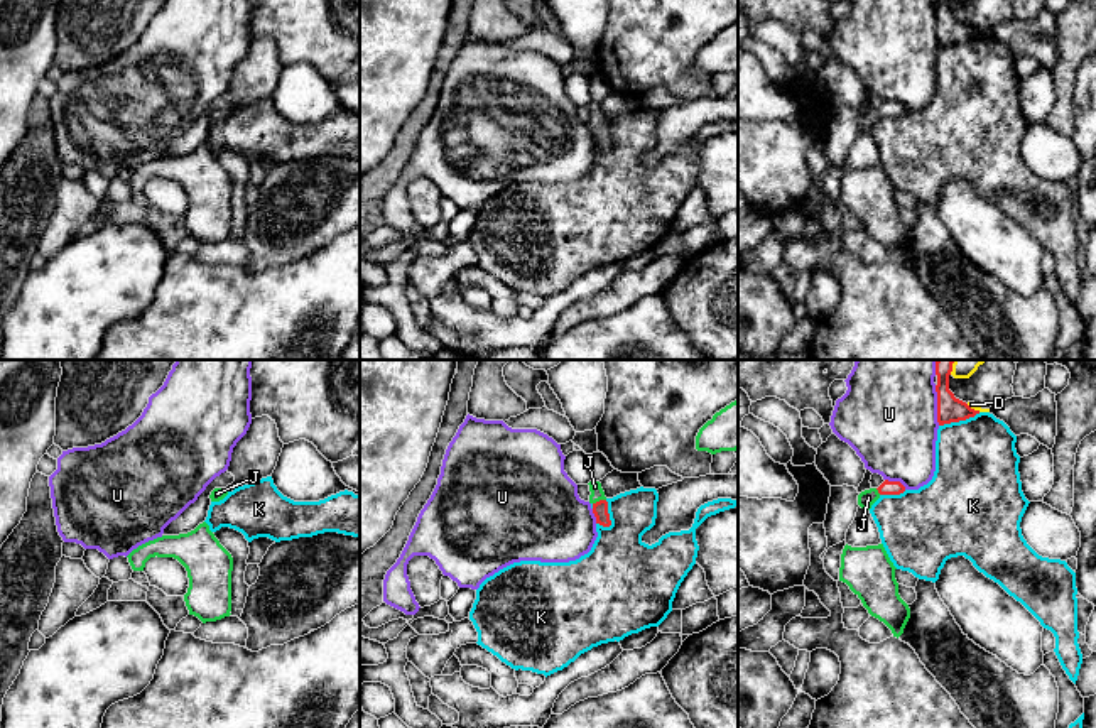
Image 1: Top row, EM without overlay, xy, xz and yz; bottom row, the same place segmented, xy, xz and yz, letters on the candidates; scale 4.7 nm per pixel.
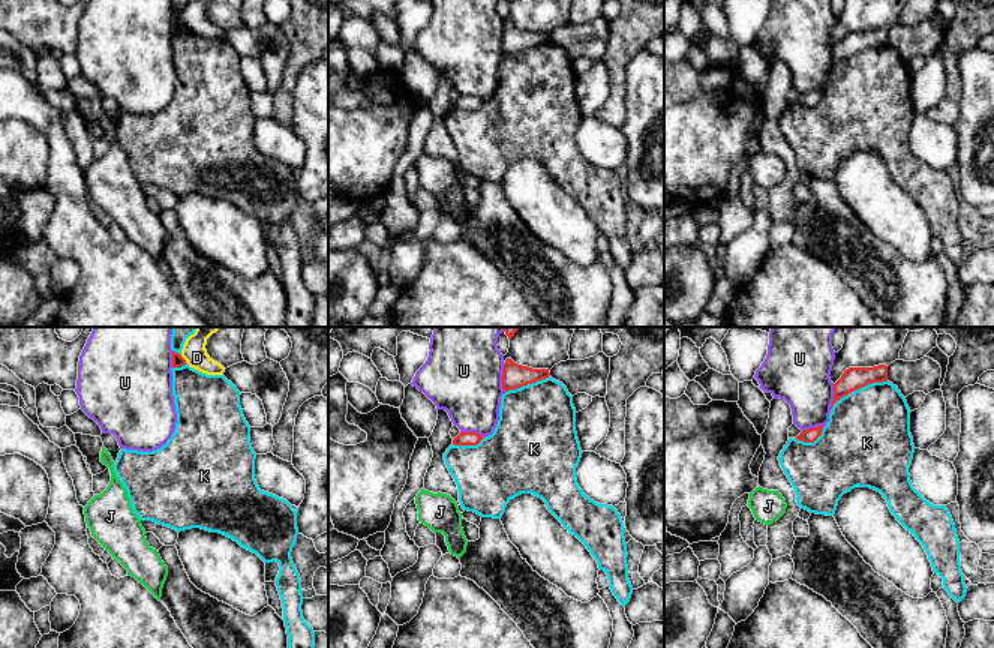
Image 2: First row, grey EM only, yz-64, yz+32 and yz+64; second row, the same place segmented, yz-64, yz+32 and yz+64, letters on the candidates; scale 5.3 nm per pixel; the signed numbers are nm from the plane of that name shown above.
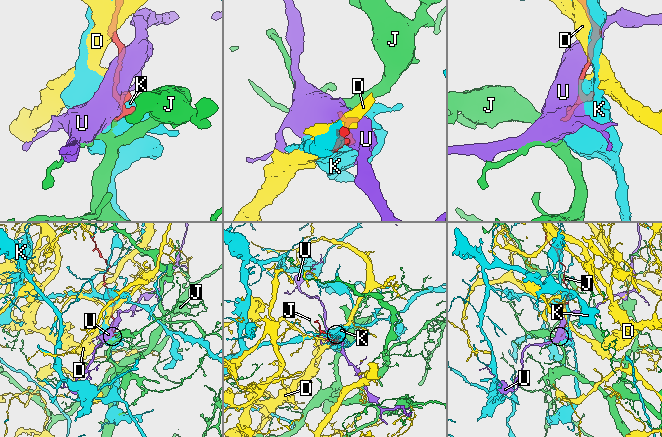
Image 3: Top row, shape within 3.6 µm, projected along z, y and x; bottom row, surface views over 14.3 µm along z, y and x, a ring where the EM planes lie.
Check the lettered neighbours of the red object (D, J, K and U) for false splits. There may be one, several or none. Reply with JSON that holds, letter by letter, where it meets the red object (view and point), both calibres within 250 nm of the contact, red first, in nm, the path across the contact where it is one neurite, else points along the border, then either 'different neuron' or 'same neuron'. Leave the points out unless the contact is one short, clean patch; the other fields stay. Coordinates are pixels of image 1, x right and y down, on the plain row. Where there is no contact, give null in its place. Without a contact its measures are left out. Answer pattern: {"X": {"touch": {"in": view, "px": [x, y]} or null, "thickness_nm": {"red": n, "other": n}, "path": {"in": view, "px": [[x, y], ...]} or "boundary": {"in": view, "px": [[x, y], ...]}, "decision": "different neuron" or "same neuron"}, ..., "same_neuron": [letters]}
{"D": {"touch": {"in": "yz", "px": [973, 31]}, "thickness_nm": {"red": 130, "other": 30}, "decision": "different neuron"}, "J": {"touch": {"in": "xz", "px": [600, 122]}, "thickness_nm": {"red": 80, "other": 60}, "path": {"in": "xz", "px": [[600, 130], [600, 122], [595, 108]]}, "decision": "same neuron"}, "K": {"touch": {"in": "yz", "px": [960, 41]}, "thickness_nm": {"red": 130, "other": 400}, "decision": "different neuron"}, "U": {"touch": {"in": "yz", "px": [938, 27]}, "thickness_nm": {"red": 130, "other": 440}, "decision": "different neuron"}, "same_neuron": ["J"]}

